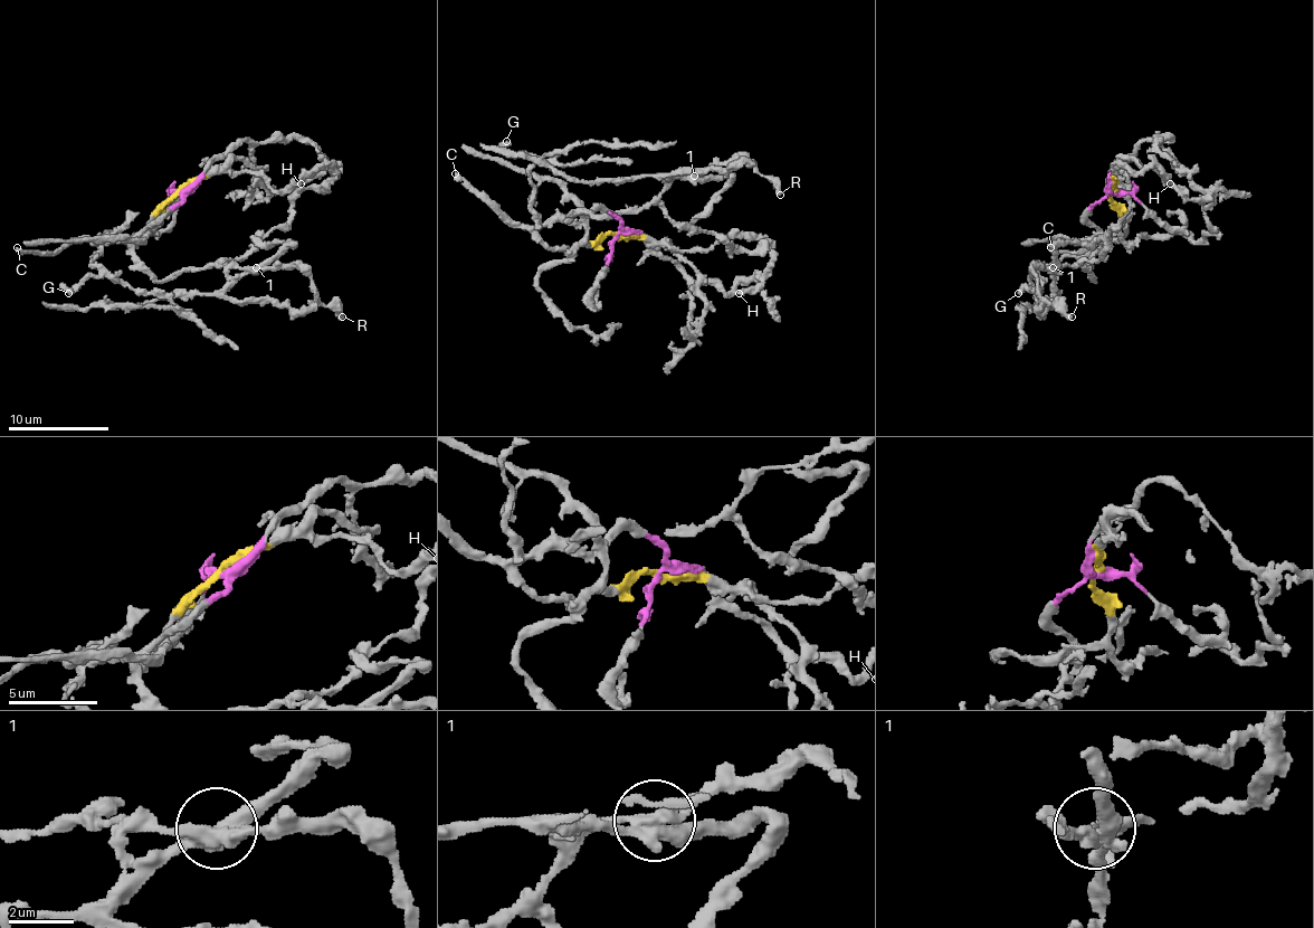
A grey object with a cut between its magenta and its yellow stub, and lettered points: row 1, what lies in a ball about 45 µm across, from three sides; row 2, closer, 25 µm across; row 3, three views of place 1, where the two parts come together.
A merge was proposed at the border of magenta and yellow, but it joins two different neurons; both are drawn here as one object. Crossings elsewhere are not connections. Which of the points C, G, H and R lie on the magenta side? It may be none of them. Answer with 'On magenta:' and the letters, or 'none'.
On magenta: C, G, R

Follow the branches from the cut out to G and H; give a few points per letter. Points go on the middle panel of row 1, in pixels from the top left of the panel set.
G: (615, 235), (620, 223), (598, 210), (578, 223), (542, 223), (530, 178), (538, 160), (507, 152), (507, 140)
H: (615, 235), (637, 235), (681, 251), (760, 240), (770, 258), (765, 275), (738, 293)

